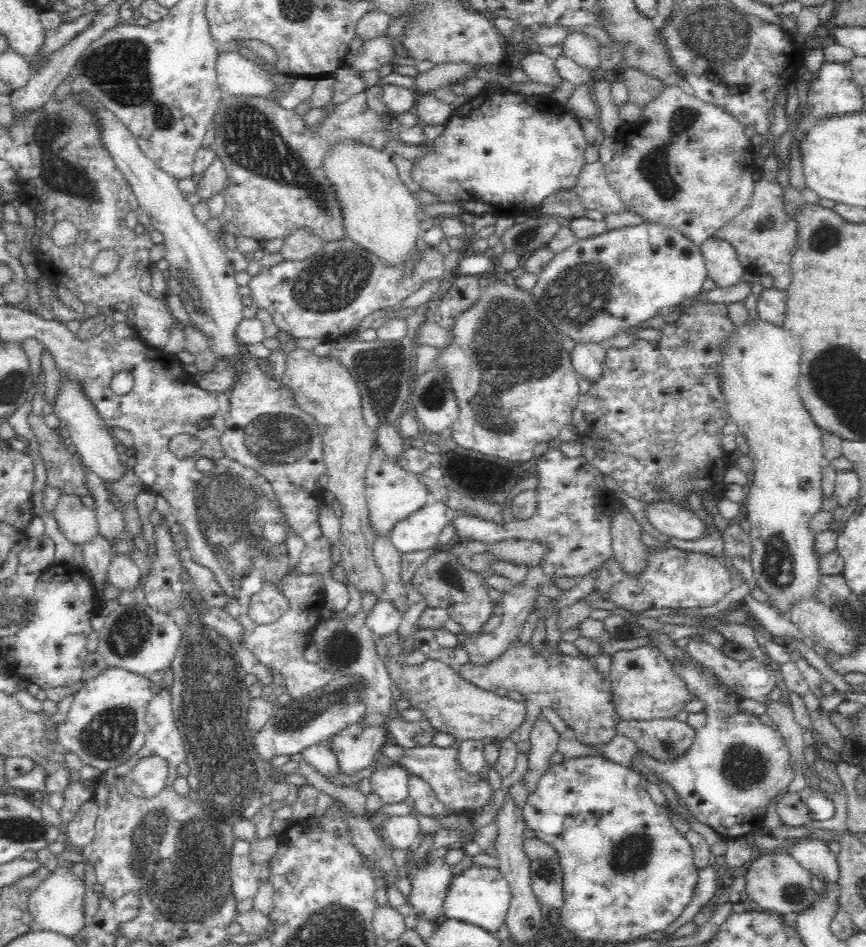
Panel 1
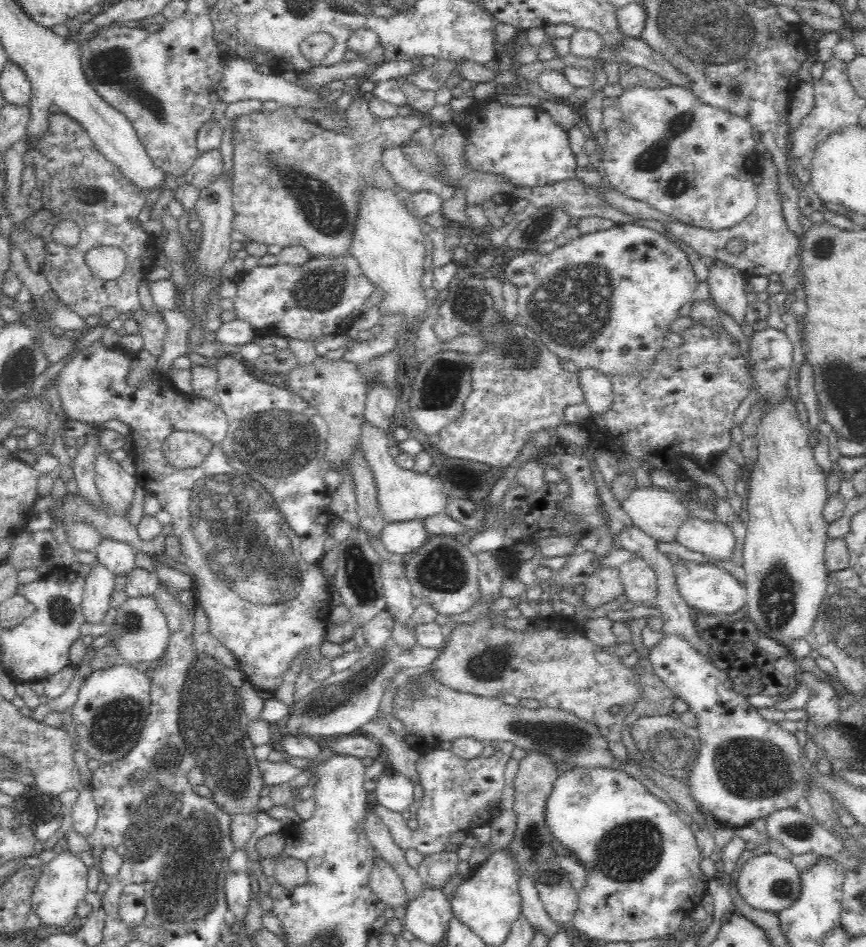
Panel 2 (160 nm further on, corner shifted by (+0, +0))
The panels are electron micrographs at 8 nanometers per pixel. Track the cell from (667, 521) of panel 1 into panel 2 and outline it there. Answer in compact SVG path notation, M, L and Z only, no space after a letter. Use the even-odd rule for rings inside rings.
M692 515L677 524L674 540L711 561L731 562L735 548L734 534L729 526L718 520L709 521Z

